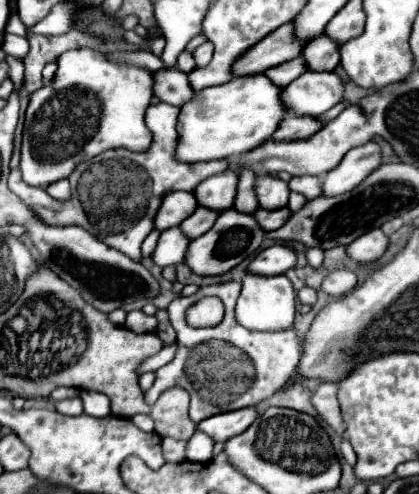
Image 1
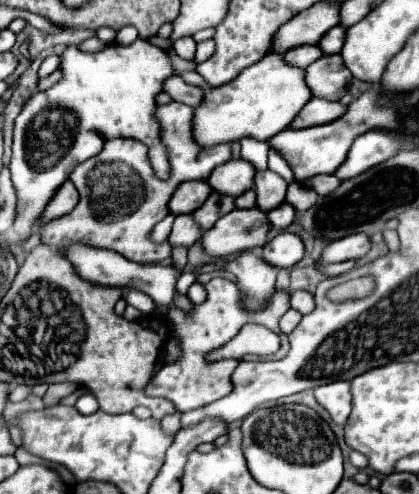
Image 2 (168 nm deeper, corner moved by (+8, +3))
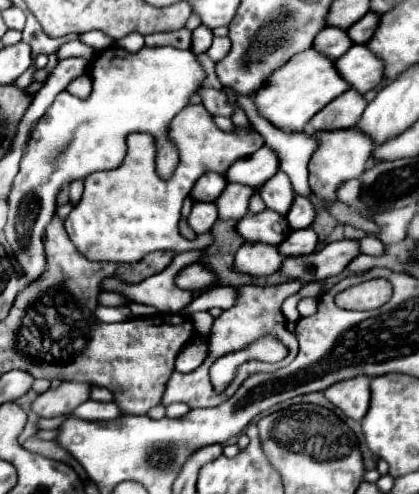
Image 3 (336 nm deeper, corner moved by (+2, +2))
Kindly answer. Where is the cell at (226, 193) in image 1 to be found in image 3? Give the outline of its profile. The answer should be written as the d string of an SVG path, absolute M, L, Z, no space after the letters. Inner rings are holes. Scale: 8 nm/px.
M264 145L262 149L258 149L258 153L236 161L232 169L228 169L226 177L230 183L262 187L270 177L278 173L278 165L278 155L268 145Z

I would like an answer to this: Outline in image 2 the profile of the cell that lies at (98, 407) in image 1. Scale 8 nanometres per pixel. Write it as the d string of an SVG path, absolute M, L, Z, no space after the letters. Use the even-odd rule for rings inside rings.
M84 392L78 402L76 402L76 410L80 410L82 414L90 414L90 412L96 412L98 410L98 400L94 398L92 392Z

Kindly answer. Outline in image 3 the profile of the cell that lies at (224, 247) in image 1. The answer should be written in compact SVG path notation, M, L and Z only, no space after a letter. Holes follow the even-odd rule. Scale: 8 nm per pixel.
M262 211L256 215L248 215L244 219L240 219L238 223L238 233L244 239L254 239L254 241L266 241L272 245L280 245L288 233L290 233L290 225L286 221L286 217L282 217L276 211Z

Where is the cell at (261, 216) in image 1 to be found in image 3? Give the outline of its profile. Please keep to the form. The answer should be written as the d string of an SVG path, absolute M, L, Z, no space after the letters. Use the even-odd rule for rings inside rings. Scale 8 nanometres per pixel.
M296 195L294 205L292 205L290 213L286 215L286 219L288 219L288 223L290 223L292 229L310 227L312 221L316 219L316 207L314 207L314 203L312 203L308 197Z

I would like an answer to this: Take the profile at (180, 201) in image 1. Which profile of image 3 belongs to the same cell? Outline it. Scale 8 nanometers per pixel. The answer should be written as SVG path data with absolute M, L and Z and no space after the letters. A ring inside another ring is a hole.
M206 173L194 185L190 195L194 197L194 201L216 201L226 185L228 185L228 181L222 173Z

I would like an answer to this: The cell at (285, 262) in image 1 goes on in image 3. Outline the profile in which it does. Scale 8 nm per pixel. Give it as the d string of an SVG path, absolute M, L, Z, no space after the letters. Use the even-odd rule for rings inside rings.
M308 227L308 229L298 229L292 231L286 241L280 243L280 253L282 255L298 255L298 253L312 253L318 245L318 235Z

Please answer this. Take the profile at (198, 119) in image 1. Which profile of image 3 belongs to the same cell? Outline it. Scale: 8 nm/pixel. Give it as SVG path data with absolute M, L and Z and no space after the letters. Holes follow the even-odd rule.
M308 49L306 53L298 53L284 67L276 69L268 77L266 87L258 89L258 93L254 95L254 101L258 105L258 111L272 125L280 129L302 131L320 109L324 109L332 99L346 93L348 89L350 89L350 83L338 73L336 61L318 49Z

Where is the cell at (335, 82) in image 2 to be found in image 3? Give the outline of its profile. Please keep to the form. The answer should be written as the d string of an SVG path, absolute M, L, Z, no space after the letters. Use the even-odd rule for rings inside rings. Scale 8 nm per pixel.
M352 45L350 53L346 57L336 61L338 71L346 81L350 81L352 89L358 89L360 93L366 93L382 83L384 79L384 63L378 55L374 55L366 45Z

